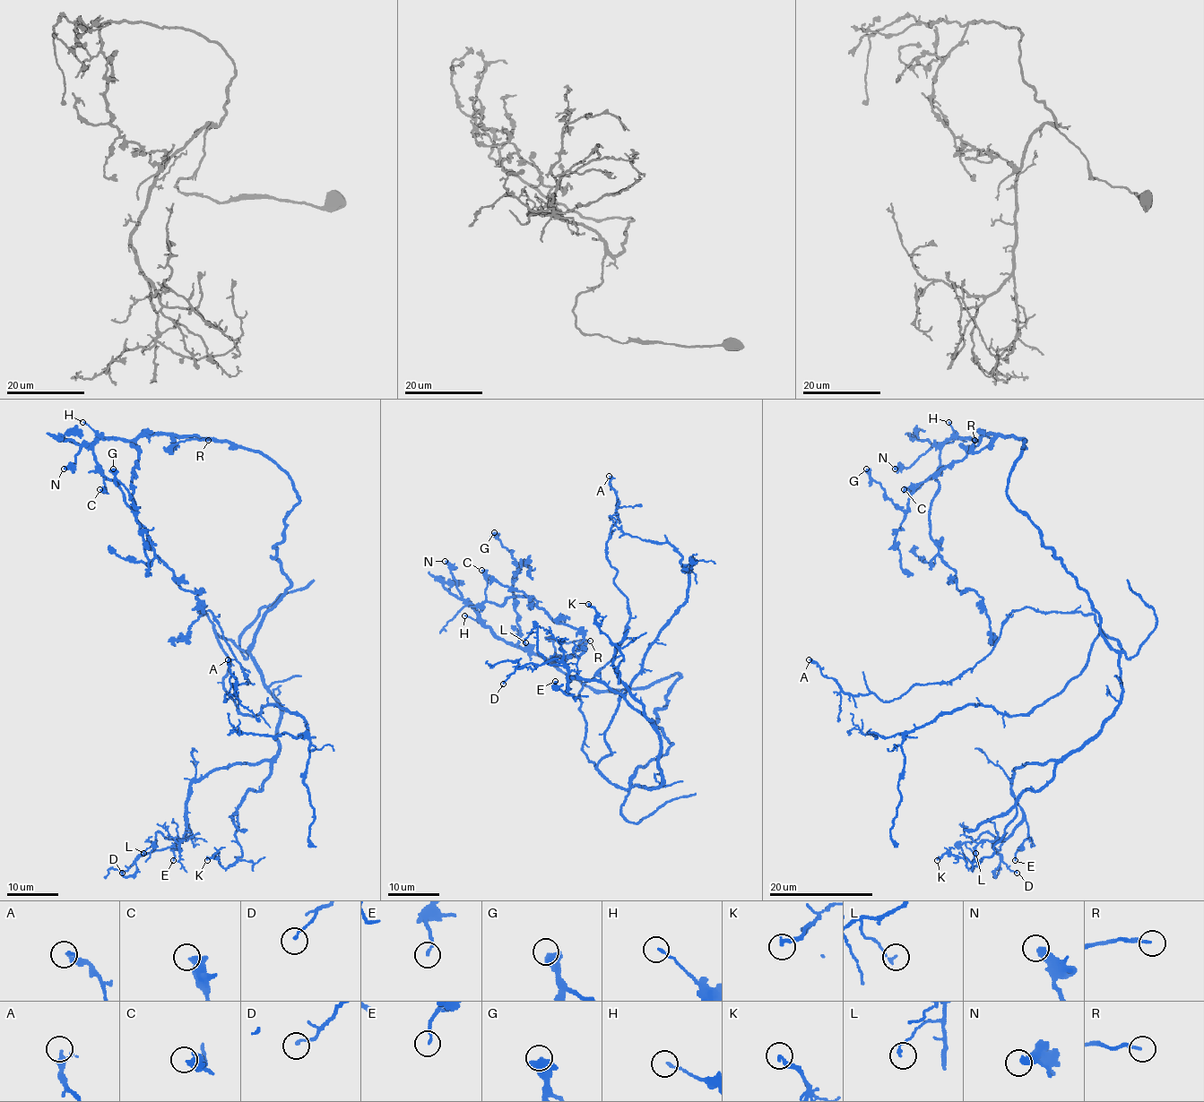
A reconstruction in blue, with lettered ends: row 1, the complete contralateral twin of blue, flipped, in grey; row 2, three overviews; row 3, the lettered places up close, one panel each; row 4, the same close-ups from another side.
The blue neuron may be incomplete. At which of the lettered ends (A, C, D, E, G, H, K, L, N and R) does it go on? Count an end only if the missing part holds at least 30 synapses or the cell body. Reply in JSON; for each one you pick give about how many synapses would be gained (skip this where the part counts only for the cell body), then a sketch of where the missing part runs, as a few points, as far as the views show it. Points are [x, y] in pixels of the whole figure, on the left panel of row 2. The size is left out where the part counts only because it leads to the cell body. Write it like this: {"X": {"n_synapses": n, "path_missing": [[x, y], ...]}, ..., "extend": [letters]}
{"extend": []}

